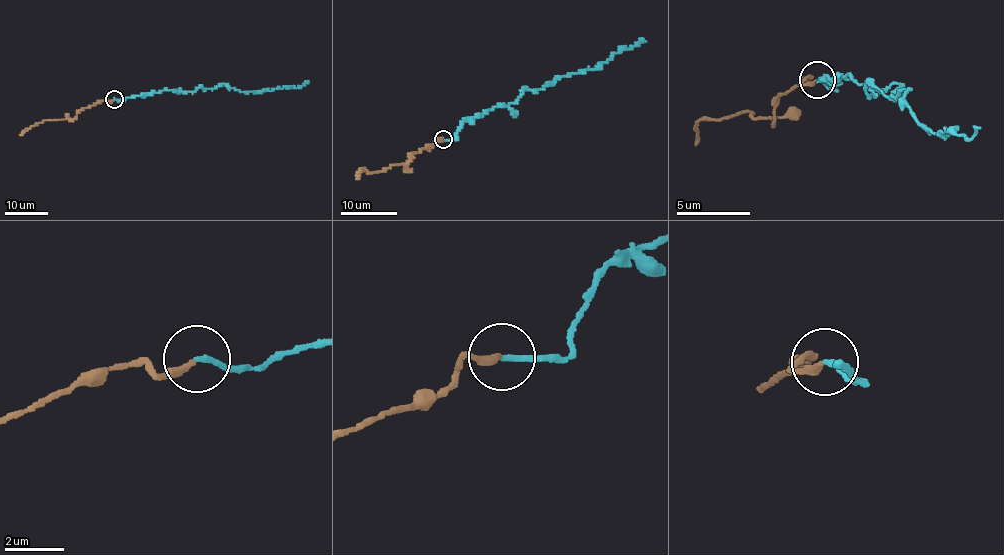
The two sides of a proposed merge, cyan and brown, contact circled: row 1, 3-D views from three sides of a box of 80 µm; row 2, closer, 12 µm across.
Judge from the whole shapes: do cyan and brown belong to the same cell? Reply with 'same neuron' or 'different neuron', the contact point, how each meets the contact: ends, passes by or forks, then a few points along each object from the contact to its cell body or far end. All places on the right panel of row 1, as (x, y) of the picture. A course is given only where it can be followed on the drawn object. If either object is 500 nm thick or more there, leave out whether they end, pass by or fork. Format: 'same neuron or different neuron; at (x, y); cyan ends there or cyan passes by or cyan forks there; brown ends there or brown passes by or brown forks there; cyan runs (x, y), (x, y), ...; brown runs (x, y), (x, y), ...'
different neuron; at (817, 80); cyan ends there; brown ends there; cyan runs (818, 81), (908, 89), (916, 122), (951, 135), (981, 126); brown runs (816, 80), (801, 77), (787, 93), (780, 92), (774, 127), (739, 111), (693, 123), (697, 145)

